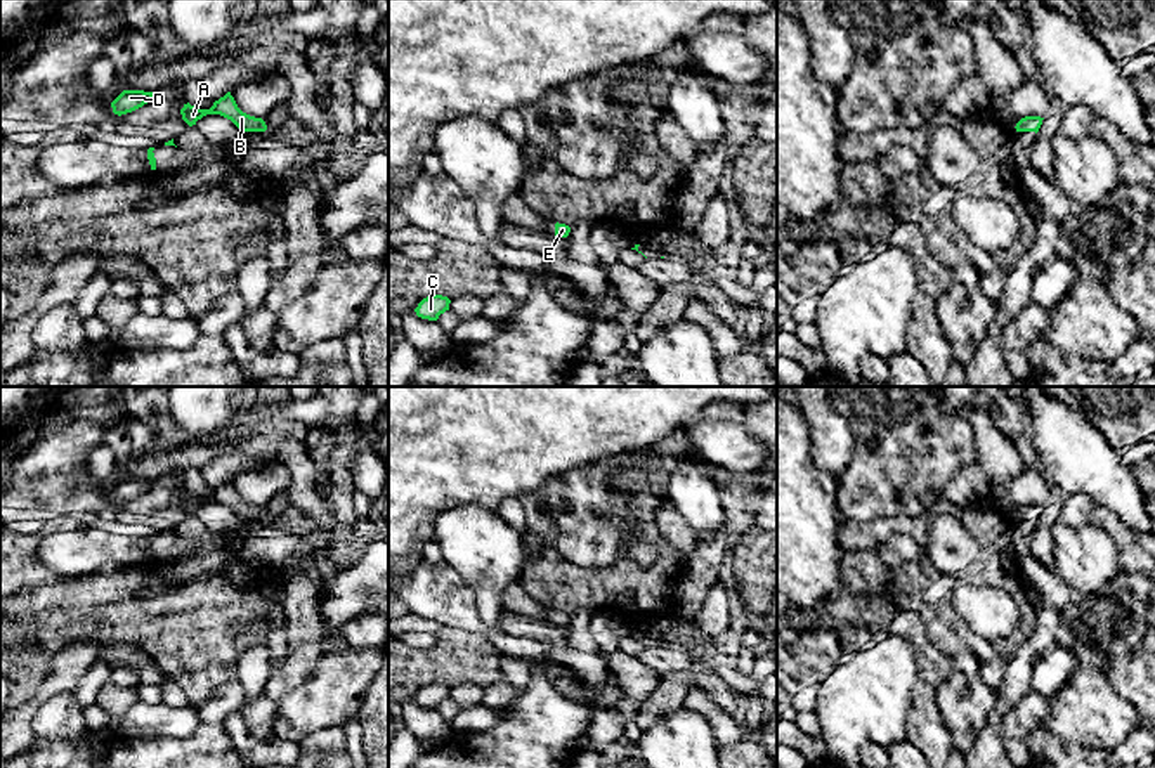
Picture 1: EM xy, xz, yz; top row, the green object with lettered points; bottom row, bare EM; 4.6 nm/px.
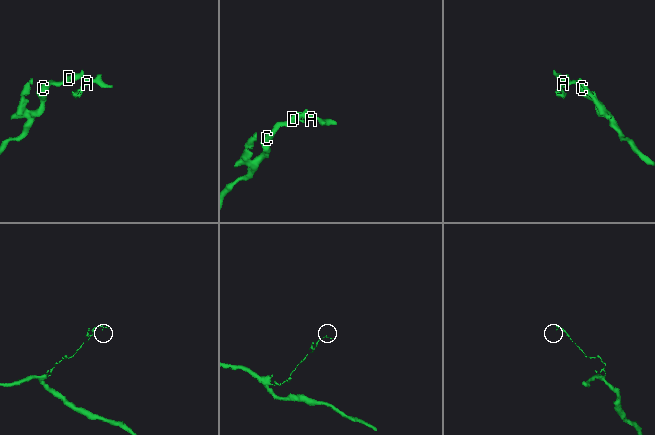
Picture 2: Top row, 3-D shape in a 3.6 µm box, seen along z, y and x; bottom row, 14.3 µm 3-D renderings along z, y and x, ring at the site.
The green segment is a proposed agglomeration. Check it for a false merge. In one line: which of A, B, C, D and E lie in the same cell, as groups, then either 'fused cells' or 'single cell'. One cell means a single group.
A B C D E; single cell

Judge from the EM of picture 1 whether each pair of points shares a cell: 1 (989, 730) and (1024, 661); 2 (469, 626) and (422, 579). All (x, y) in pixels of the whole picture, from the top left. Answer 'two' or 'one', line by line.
1: one
2: one

